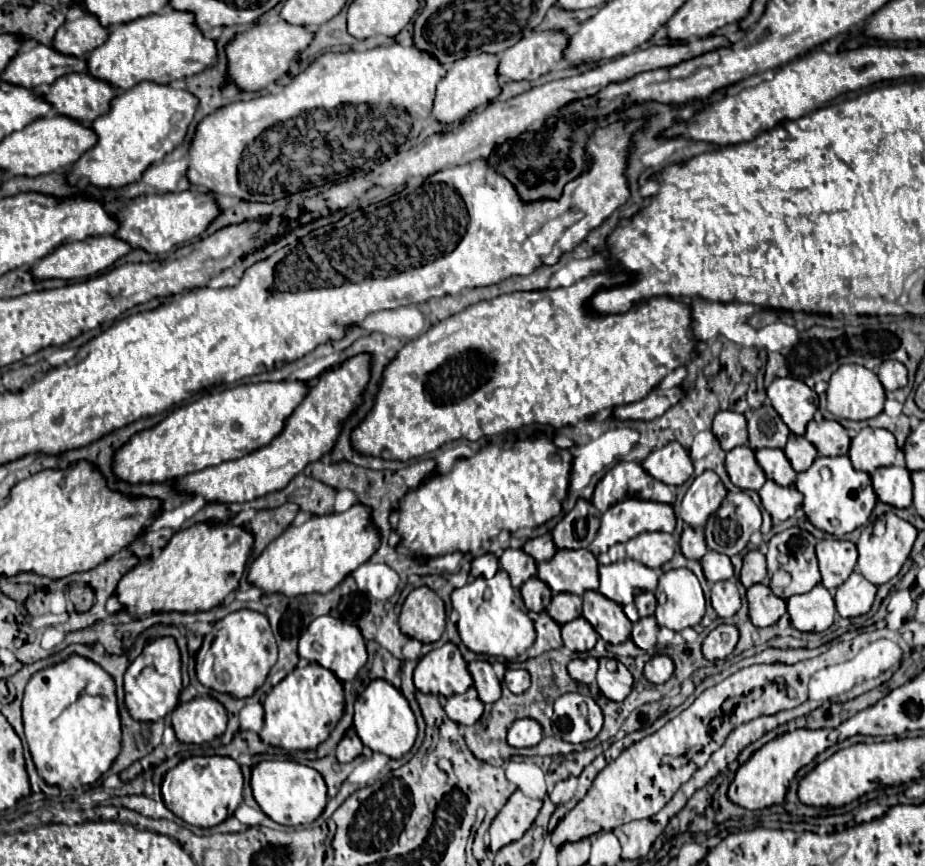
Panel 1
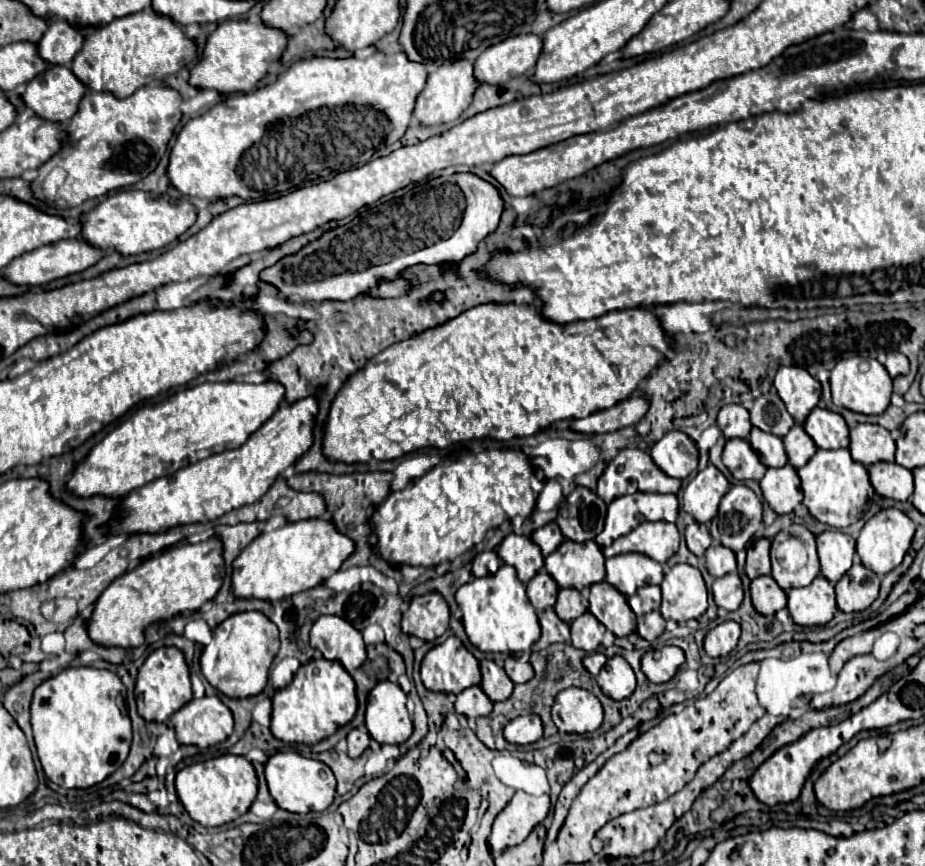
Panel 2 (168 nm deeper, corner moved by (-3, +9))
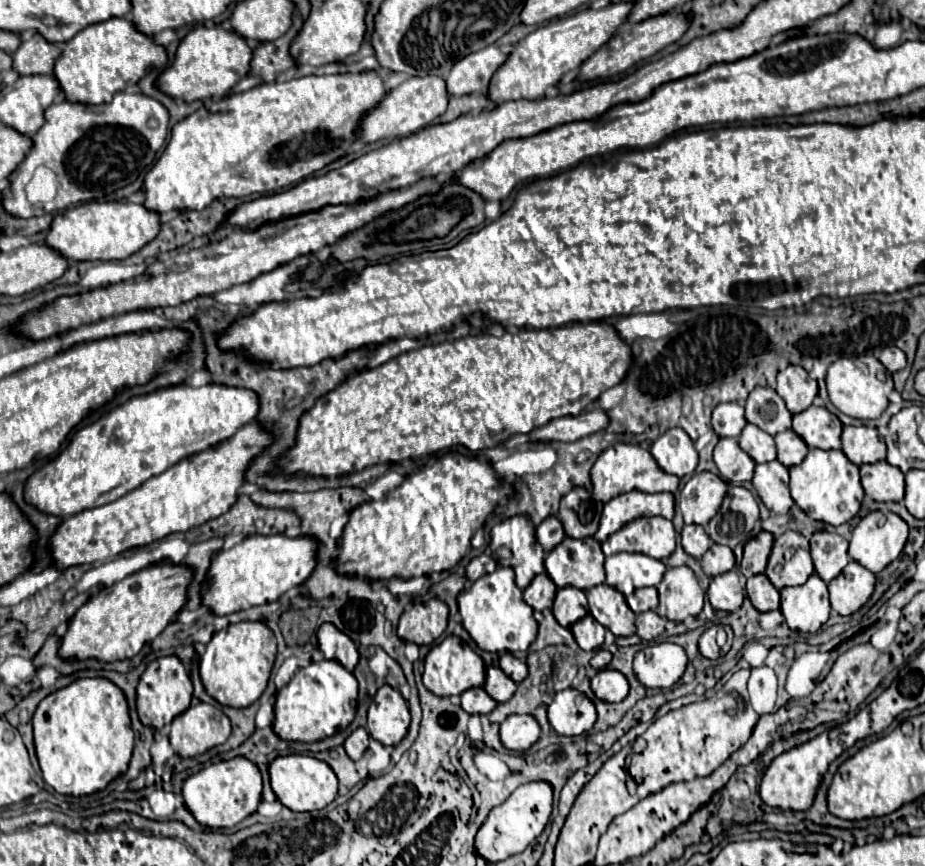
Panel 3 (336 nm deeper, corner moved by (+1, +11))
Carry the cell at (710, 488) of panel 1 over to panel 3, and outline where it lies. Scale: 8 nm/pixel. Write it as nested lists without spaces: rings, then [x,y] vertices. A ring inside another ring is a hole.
[[[710,471],[696,473],[682,489],[680,495],[680,511],[684,515],[684,523],[706,525],[722,505],[728,483],[724,483],[718,475]]]

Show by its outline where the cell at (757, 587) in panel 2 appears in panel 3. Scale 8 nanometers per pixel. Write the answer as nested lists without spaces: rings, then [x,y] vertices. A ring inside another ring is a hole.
[[[766,575],[750,577],[746,581],[746,593],[760,613],[780,609],[780,591],[770,583]]]

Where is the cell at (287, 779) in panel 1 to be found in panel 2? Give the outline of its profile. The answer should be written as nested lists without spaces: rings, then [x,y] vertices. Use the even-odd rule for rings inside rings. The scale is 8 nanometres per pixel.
[[[288,751],[288,753],[274,753],[266,763],[266,781],[270,795],[274,797],[276,805],[280,809],[286,809],[290,813],[310,813],[310,811],[324,811],[334,801],[334,773],[330,773],[330,767],[316,761],[306,759],[300,753]]]

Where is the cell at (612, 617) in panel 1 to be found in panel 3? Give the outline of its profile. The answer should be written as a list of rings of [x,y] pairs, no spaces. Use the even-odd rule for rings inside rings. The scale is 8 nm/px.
[[[602,583],[586,593],[588,607],[592,617],[602,623],[606,629],[610,629],[616,637],[618,635],[634,635],[634,613],[628,607],[624,595],[620,591],[614,591],[614,587]]]

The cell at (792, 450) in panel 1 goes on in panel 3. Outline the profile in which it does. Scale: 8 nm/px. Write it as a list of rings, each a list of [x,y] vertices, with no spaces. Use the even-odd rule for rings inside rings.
[[[782,431],[776,437],[776,447],[778,447],[778,461],[784,467],[794,467],[800,465],[808,453],[808,445],[792,431]]]

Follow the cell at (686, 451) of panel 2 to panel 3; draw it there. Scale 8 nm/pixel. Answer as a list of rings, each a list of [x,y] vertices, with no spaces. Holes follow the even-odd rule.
[[[668,429],[652,443],[650,453],[662,471],[676,477],[692,475],[698,465],[698,453],[684,429]]]

